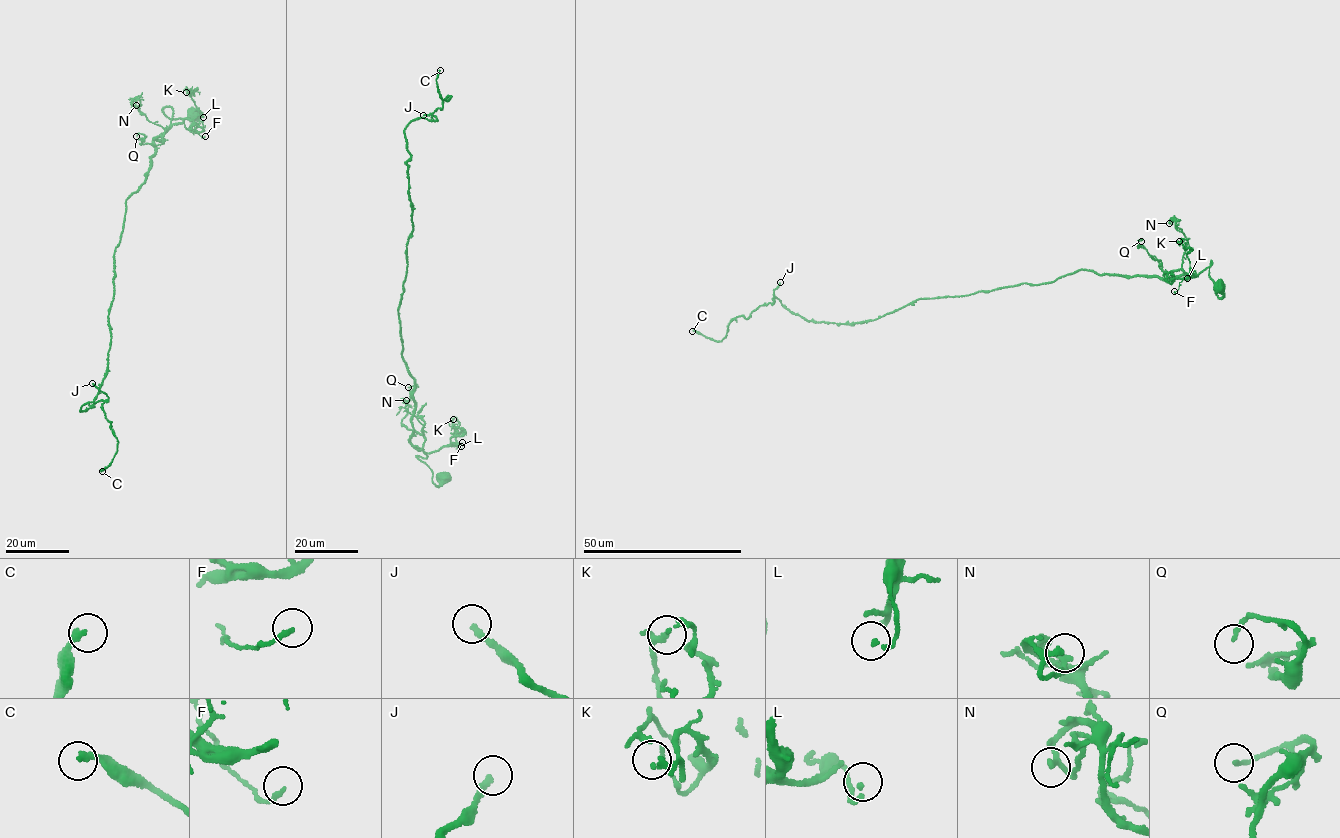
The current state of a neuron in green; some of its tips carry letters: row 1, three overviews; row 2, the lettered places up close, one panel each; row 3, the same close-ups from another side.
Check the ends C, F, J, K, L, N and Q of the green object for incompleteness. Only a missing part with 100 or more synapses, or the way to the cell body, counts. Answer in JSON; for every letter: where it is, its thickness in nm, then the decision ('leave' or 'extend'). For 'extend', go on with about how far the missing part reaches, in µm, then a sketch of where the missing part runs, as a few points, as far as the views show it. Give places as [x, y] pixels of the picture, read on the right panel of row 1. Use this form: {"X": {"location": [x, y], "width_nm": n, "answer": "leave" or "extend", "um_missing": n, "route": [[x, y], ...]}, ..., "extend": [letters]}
{"C": {"location": [692, 331], "width_nm": 240, "answer": "extend", "um_missing": 120, "route": [[692, 331], [681, 320], [700, 363], [678, 409], [706, 436], [708, 413], [679, 394]]}, "F": {"location": [1174, 291], "width_nm": 150, "answer": "leave"}, "J": {"location": [780, 282], "width_nm": 240, "answer": "extend", "um_missing": 150, "route": [[780, 282], [769, 248], [784, 249], [783, 235], [821, 200], [847, 64], [827, 58], [804, 76]]}, "K": {"location": [1179, 241], "width_nm": 130, "answer": "leave"}, "L": {"location": [1187, 278], "width_nm": 170, "answer": "leave"}, "N": {"location": [1169, 223], "width_nm": 160, "answer": "leave"}, "Q": {"location": [1141, 241], "width_nm": 130, "answer": "leave"}, "extend": ["C", "J"]}

